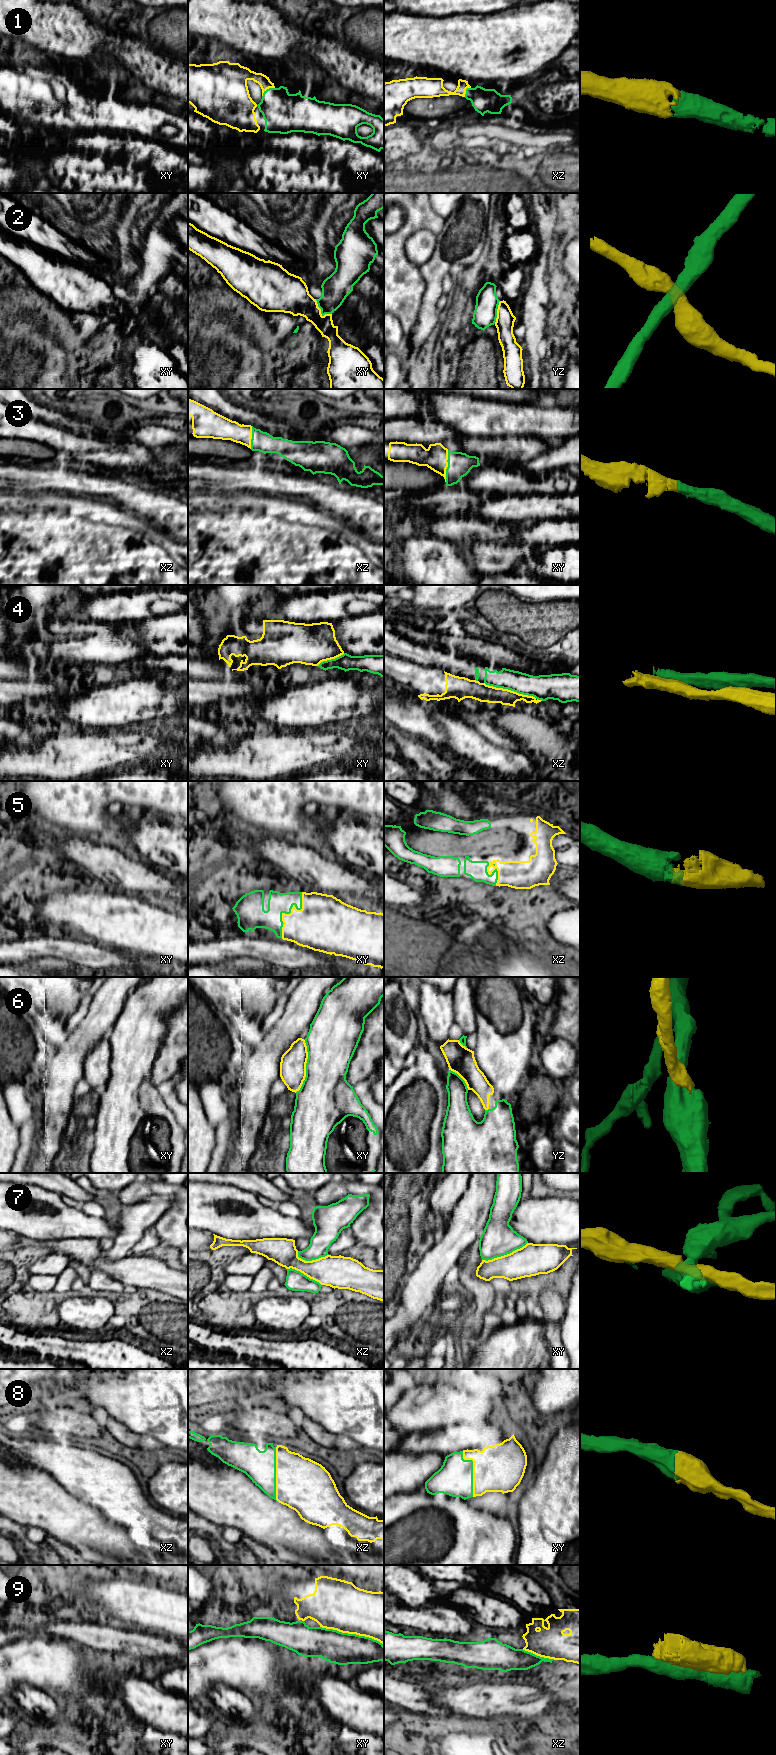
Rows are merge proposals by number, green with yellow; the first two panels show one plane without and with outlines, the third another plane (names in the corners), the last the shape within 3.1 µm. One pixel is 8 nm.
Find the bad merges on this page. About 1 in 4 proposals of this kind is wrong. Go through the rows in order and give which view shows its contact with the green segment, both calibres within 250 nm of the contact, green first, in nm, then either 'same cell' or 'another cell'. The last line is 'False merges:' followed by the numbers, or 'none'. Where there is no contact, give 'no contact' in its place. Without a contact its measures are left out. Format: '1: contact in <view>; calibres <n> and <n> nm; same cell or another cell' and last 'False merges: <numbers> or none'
1: contact in xy; calibres 320 and 200 nm; same cell
2: contact in xy; calibres 220 and 260 nm; another cell
3: contact in xy; calibres 190 and 190 nm; same cell
4: contact in xz; calibres 200 and 140 nm; another cell
5: contact in xy; calibres 170 and 380 nm; same cell
6: contact in xy; calibres 380 and 200 nm; same cell
7: contact in xy; calibres 280 and 260 nm; another cell
8: contact in xz; calibres 260 and 420 nm; same cell
9: contact in xy; calibres 260 and 400 nm; another cell
False merges: 2, 4, 7, 9

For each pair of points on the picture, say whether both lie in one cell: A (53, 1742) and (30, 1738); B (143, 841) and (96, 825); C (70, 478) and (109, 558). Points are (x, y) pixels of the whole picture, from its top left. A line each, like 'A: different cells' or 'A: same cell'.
A: same cell
B: different cells
C: different cells

